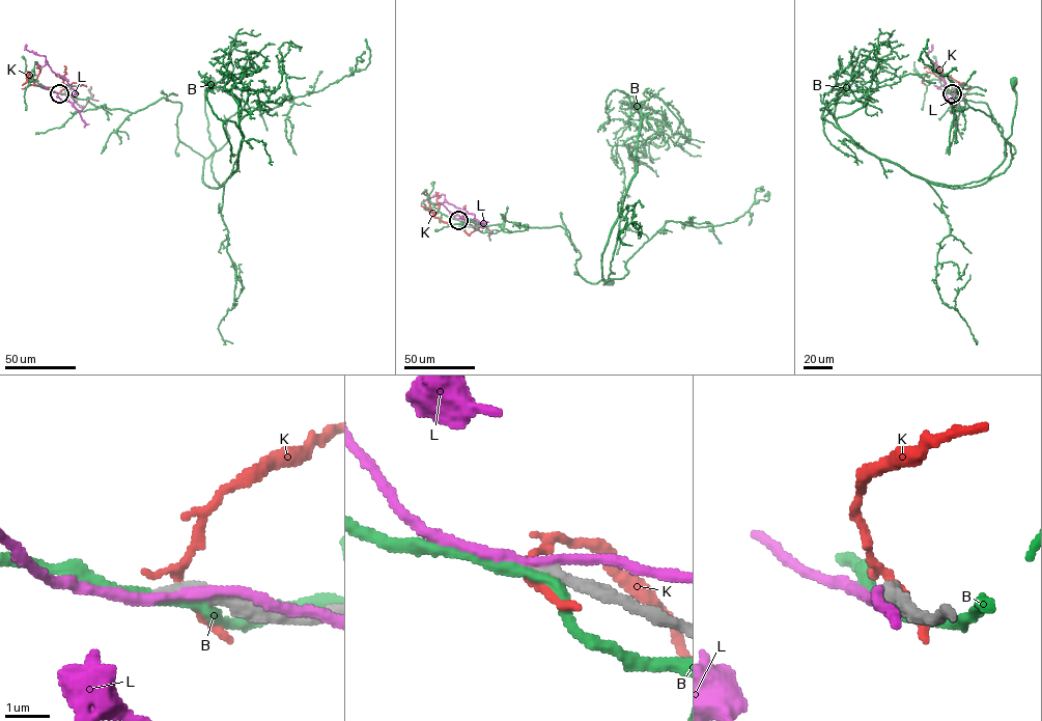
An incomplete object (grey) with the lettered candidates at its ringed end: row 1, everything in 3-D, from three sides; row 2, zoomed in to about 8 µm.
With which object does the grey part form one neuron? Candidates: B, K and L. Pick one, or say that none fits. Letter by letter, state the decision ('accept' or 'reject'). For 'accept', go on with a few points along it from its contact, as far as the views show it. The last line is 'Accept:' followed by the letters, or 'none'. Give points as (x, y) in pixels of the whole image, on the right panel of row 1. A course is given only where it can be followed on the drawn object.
B: reject
K: reject
L: reject
Accept: none

